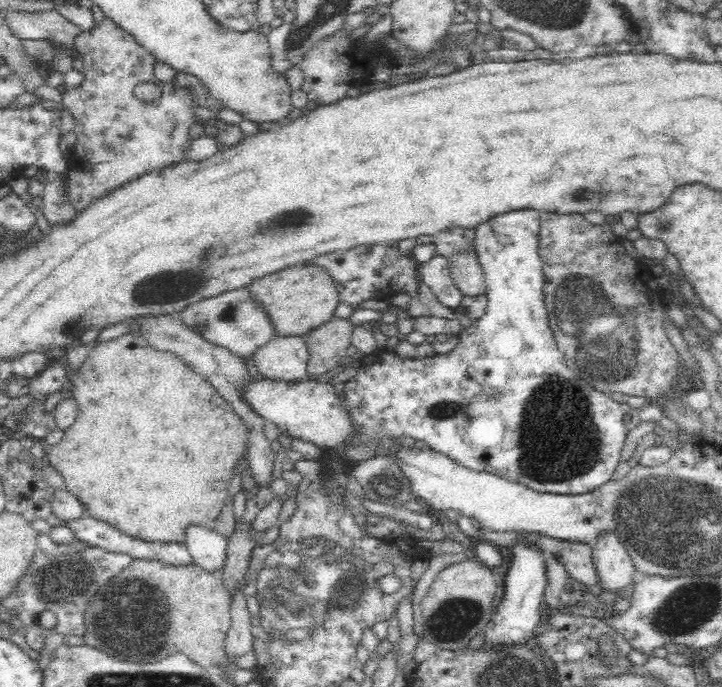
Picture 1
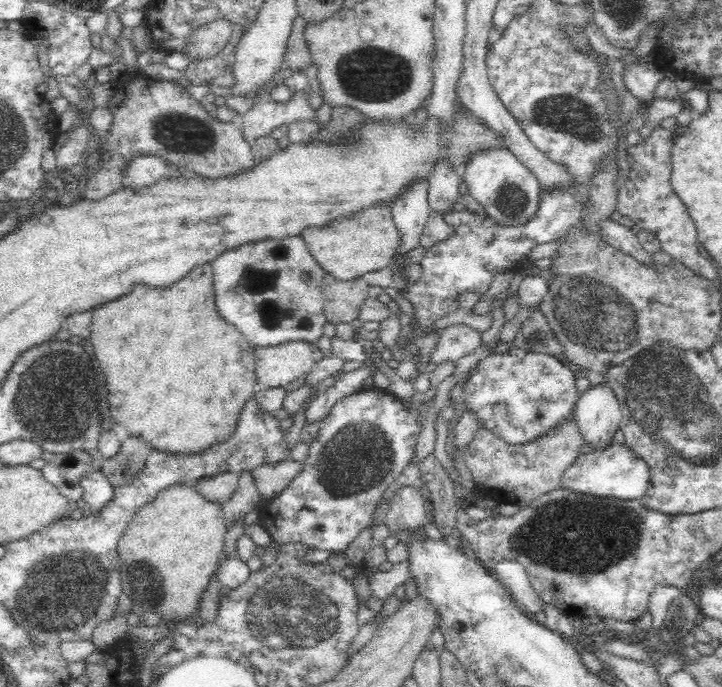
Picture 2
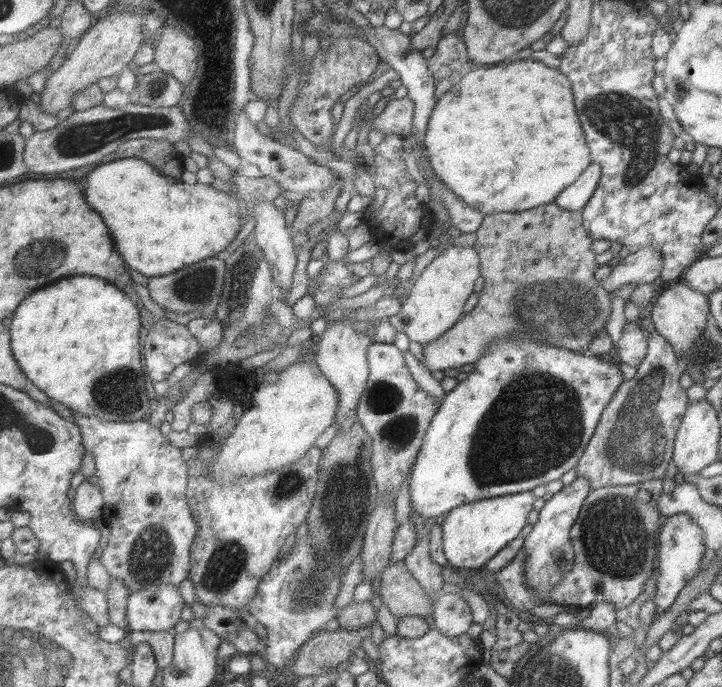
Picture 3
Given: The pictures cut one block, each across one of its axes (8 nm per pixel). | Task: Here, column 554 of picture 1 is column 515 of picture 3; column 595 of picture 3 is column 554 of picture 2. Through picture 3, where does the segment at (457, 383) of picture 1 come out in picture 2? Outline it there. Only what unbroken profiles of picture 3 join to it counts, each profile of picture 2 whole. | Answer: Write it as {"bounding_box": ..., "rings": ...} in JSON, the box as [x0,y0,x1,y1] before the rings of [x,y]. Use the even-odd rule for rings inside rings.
{"bounding_box":[463,346,580,443],"rings":[[[512,346],[504,354],[494,352],[480,360],[479,367],[472,373],[465,386],[463,397],[466,408],[464,410],[471,410],[471,413],[479,418],[482,428],[502,437],[502,440],[507,443],[523,443],[549,431],[562,422],[568,414],[574,414],[574,405],[580,394],[574,385],[575,377],[575,373],[561,357],[541,352],[528,352]]]}

